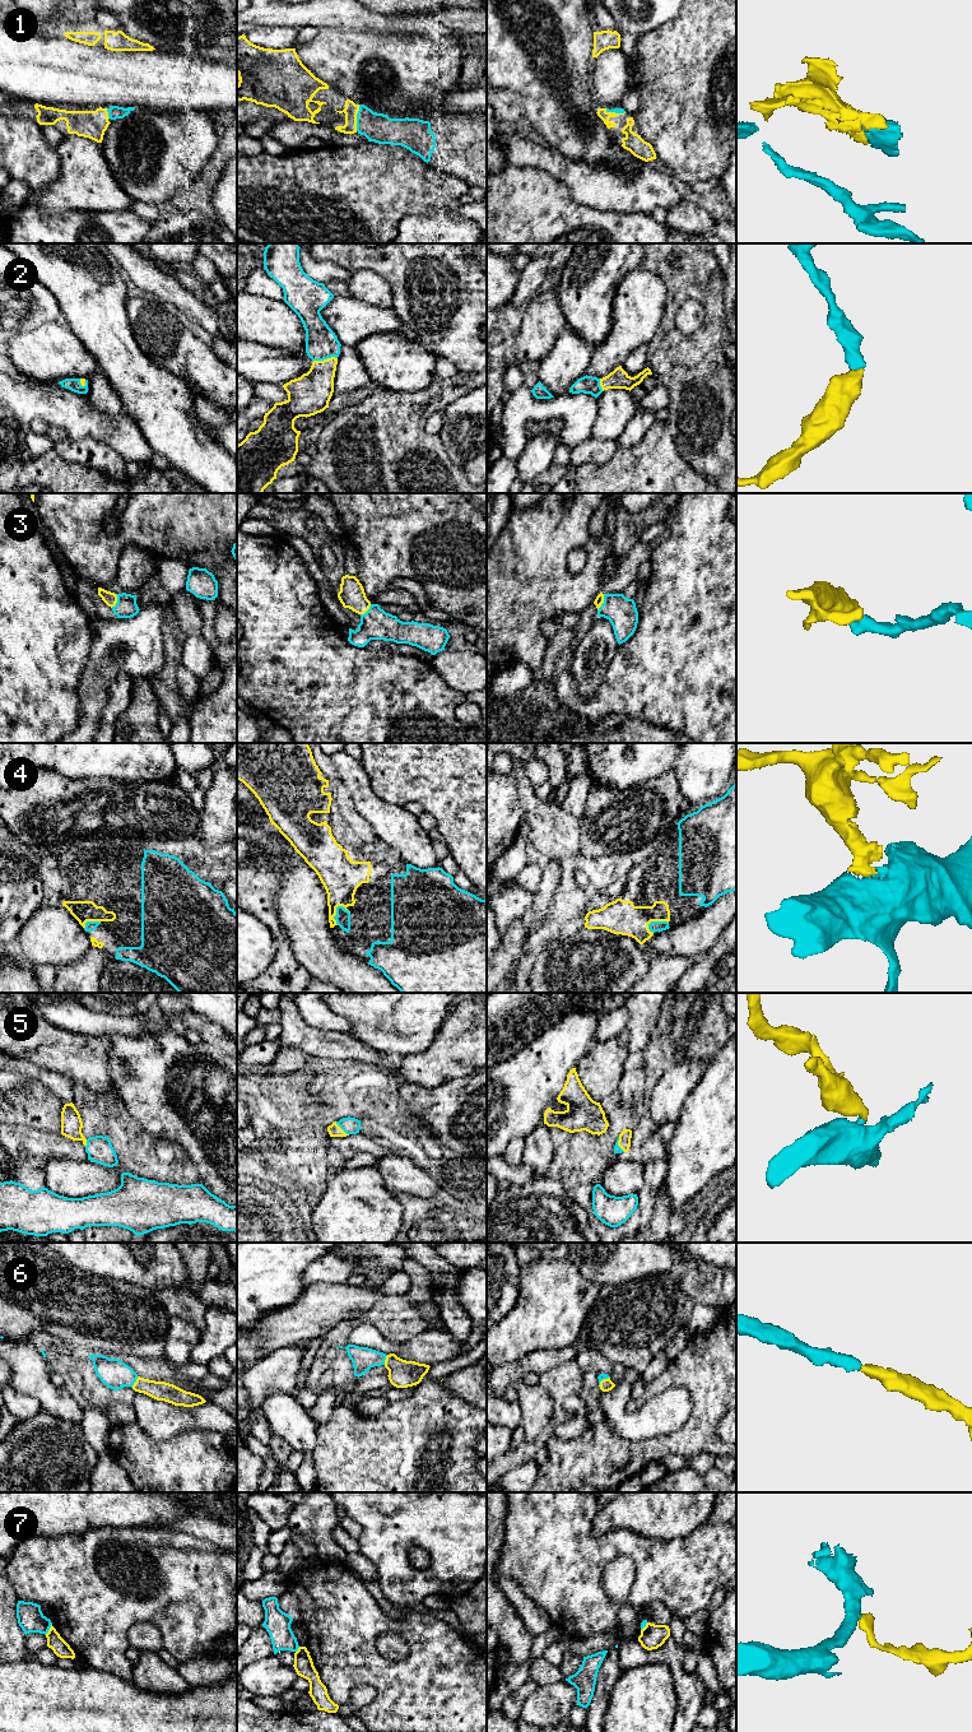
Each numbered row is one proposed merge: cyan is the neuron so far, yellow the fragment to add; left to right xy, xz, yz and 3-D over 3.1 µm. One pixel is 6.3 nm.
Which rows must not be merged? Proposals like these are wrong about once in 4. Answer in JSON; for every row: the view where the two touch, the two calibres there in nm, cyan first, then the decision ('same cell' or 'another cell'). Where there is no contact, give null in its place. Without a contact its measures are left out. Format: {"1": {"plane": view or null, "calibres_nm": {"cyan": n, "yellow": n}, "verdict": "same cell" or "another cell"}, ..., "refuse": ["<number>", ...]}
{"1": {"plane": "xz", "calibres_nm": {"cyan": 190, "yellow": 90}, "verdict": "same cell"}, "2": {"plane": "xz", "calibres_nm": {"cyan": 200, "yellow": 260}, "verdict": "same cell"}, "3": {"plane": "yz", "calibres_nm": {"cyan": 190, "yellow": 60}, "verdict": "same cell"}, "4": {"plane": "xz", "calibres_nm": {"cyan": 100, "yellow": 260}, "verdict": "same cell"}, "5": {"plane": "xz", "calibres_nm": {"cyan": 110, "yellow": 80}, "verdict": "same cell"}, "6": {"plane": "xy", "calibres_nm": {"cyan": 180, "yellow": 130}, "verdict": "same cell"}, "7": {"plane": "xy", "calibres_nm": {"cyan": 160, "yellow": 100}, "verdict": "another cell"}, "refuse": ["7"]}

